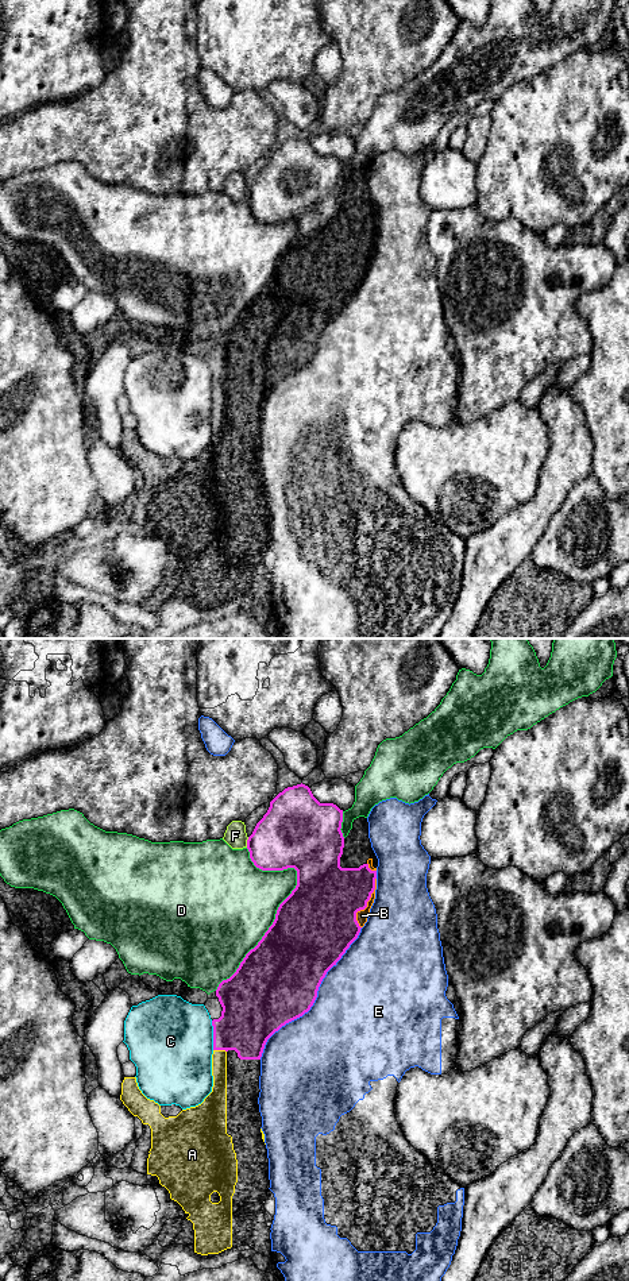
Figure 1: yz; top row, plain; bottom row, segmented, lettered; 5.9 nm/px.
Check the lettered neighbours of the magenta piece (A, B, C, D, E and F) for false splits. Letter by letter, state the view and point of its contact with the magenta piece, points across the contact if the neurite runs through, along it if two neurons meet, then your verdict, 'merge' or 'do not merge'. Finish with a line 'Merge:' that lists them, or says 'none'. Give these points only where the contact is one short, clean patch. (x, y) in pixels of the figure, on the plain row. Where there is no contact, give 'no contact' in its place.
A: contact yz (220, 401); do not merge
B: contact yz (366, 257); merge
C: contact yz (213, 388); do not merge
D: contact yz (267, 282); do not merge
E: contact yz (315, 351); do not merge
F: contact yz (247, 195); do not merge
Merge: B

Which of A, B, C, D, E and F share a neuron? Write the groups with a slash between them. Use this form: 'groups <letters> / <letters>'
groups A / B / C / D / E / F

